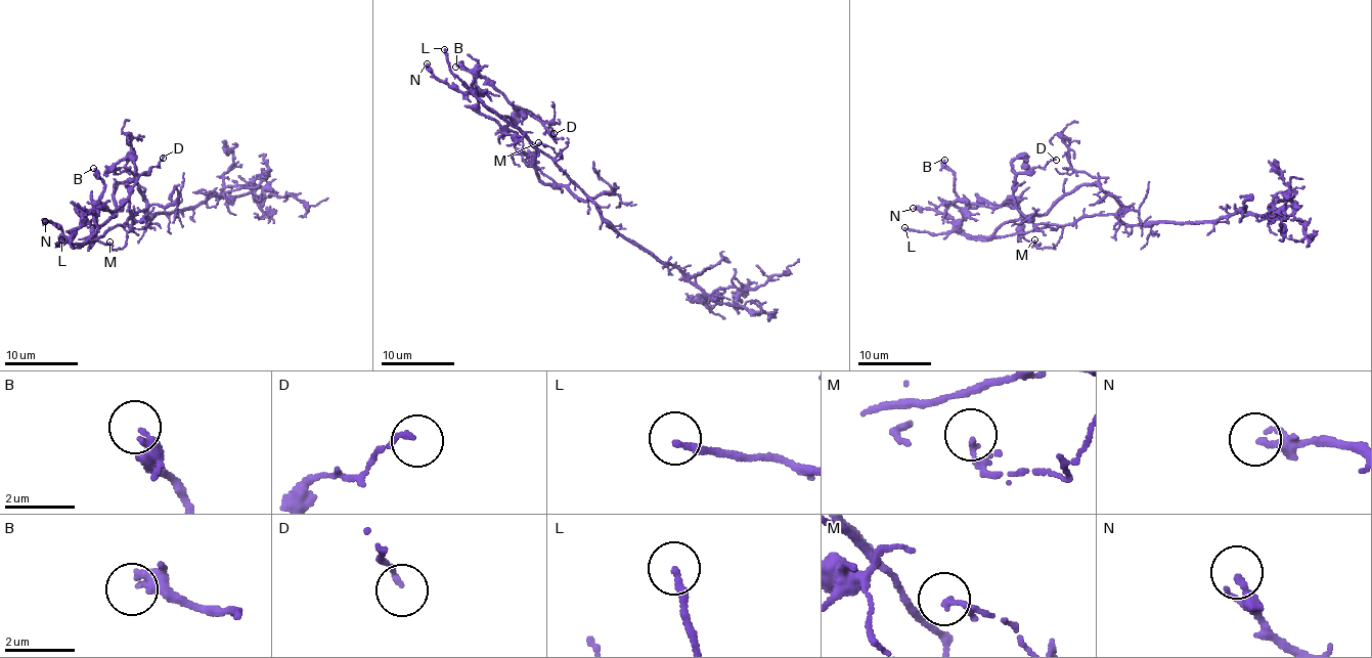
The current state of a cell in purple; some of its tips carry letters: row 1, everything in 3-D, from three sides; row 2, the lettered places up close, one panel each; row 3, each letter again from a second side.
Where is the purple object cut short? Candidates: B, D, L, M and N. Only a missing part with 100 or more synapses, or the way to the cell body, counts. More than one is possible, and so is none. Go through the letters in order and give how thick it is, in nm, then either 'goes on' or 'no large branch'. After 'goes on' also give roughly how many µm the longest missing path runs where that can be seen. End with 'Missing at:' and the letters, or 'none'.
B: 220 nm | no large branch
D: 130 nm | no large branch
L: 190 nm | goes on | 40 µm
M: 80 nm | no large branch
N: 140 nm | no large branch
Missing at: L

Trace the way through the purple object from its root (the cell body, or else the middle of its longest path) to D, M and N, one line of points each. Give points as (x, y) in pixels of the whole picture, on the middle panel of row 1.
D: (567, 177), (522, 133), (512, 136), (480, 111), (477, 78), (486, 77), (515, 107), (538, 114), (554, 133)
M: (567, 177), (556, 162), (562, 156), (538, 142)
N: (567, 177), (517, 128), (491, 113), (470, 92), (443, 83), (427, 63)

